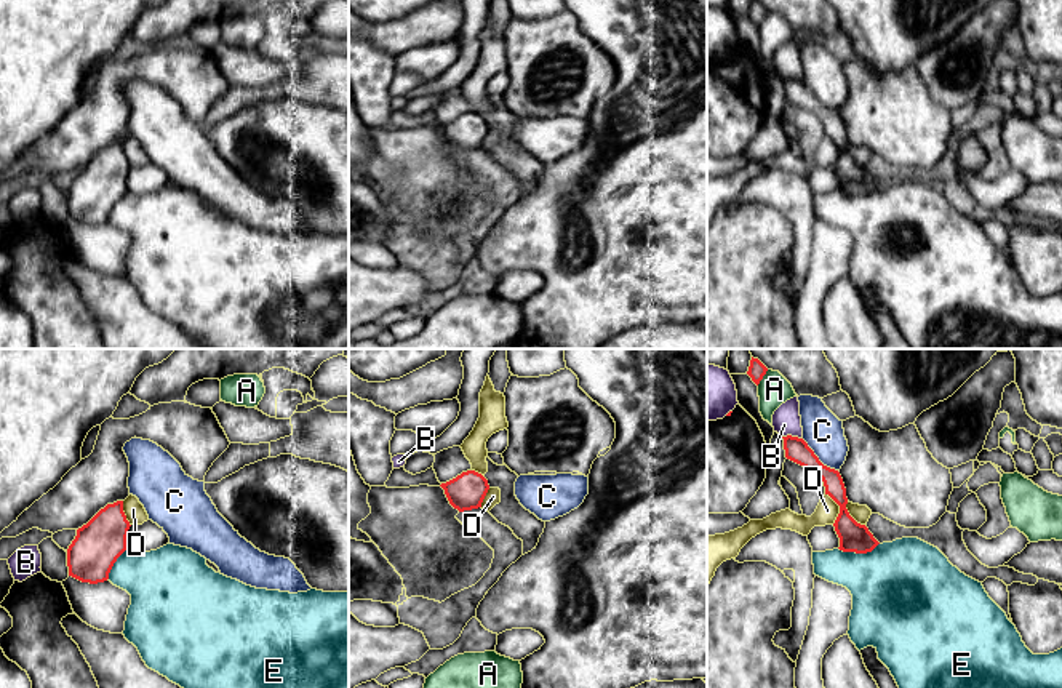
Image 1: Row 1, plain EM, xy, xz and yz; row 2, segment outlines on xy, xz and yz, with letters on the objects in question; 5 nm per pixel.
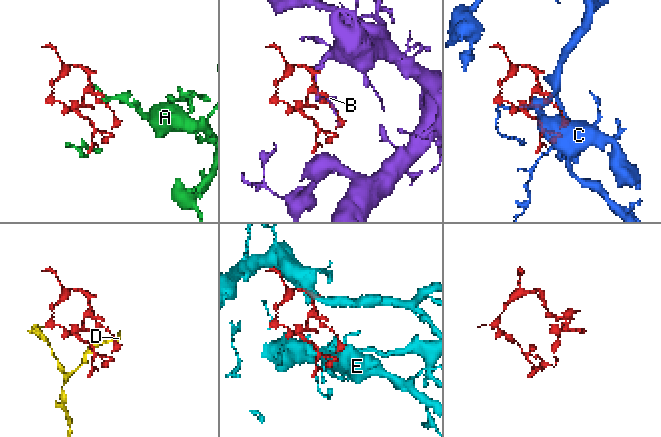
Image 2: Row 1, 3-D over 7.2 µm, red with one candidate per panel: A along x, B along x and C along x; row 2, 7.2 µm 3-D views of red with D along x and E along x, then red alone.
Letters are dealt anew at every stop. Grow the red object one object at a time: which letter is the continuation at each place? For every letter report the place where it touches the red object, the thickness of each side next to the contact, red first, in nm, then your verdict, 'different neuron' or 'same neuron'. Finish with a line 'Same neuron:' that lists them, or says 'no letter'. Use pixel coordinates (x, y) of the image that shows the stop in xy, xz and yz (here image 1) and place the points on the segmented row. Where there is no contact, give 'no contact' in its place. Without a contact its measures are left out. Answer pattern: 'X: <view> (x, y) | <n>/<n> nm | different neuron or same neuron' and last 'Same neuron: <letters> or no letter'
A: yz (762, 378) | 90/160 nm | different neuron
B: yz (790, 436) | 120/140 nm | different neuron
C: yz (818, 460) | 120/200 nm | different neuron
D: yz (840, 509) | 140/120 nm | different neuron
E: yz (858, 552) | 140/420 nm | different neuron
Same neuron: no letter

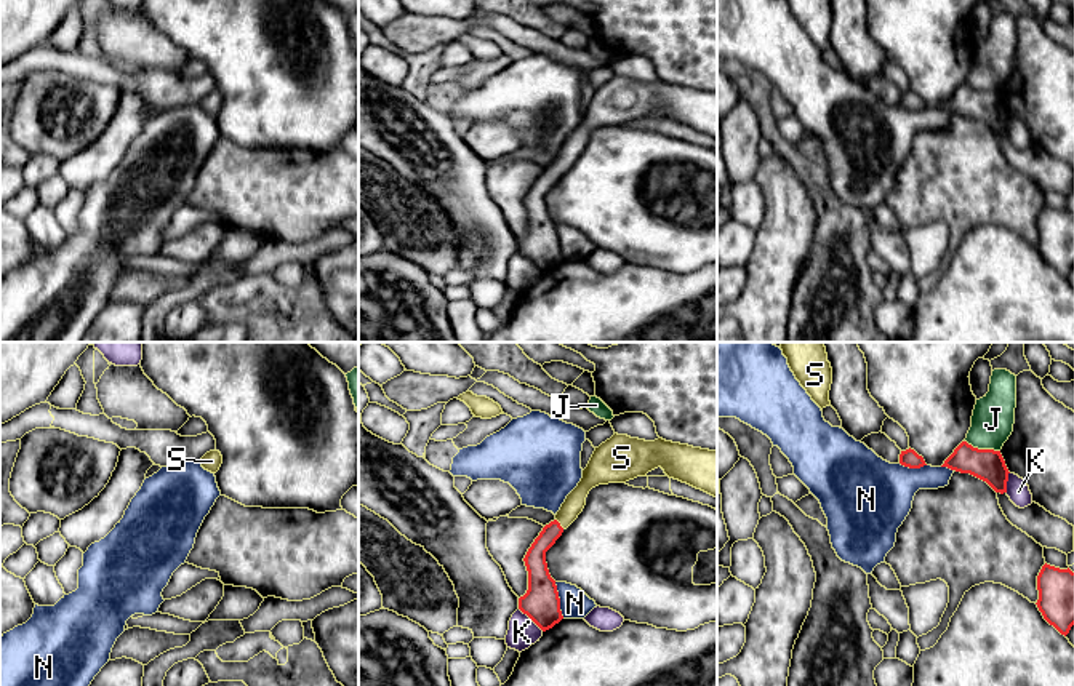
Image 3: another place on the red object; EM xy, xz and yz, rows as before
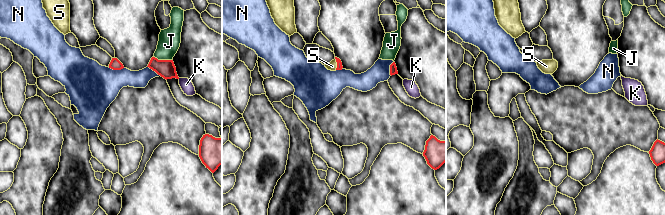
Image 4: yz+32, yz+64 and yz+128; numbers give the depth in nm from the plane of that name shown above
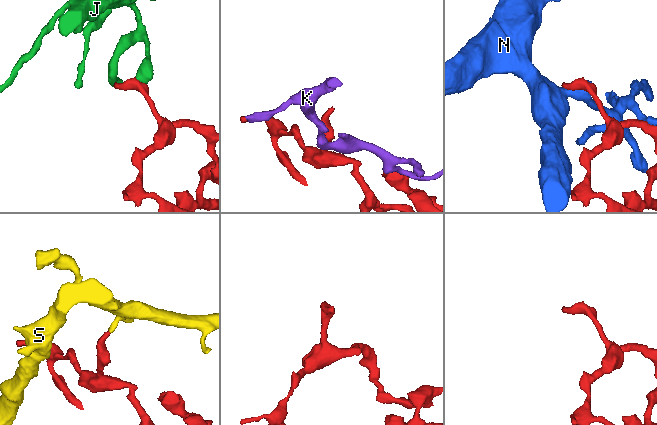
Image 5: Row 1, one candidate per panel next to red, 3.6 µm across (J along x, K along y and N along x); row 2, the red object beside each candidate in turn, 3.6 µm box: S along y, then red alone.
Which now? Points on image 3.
J: yz (983, 450) | 160/220 nm | different neuron
K: xz (532, 619) | 190/150 nm | different neuron
N: xz (559, 600) | 190/150 nm | different neuron
S: xz (559, 523) | 110/100 nm | different neuron
Same neuron: no letter

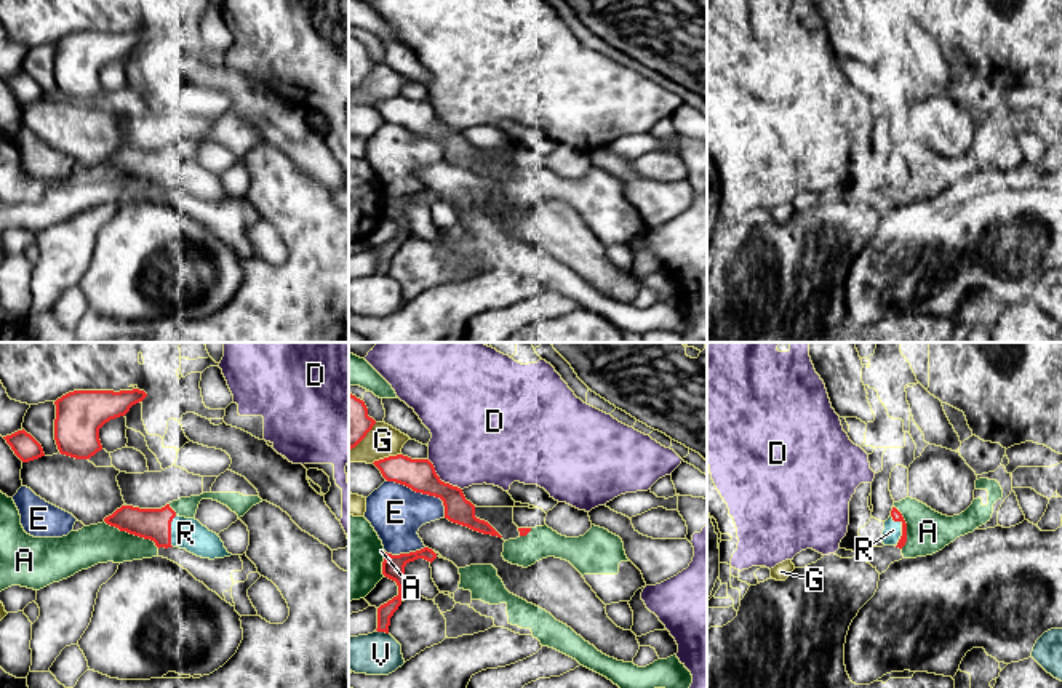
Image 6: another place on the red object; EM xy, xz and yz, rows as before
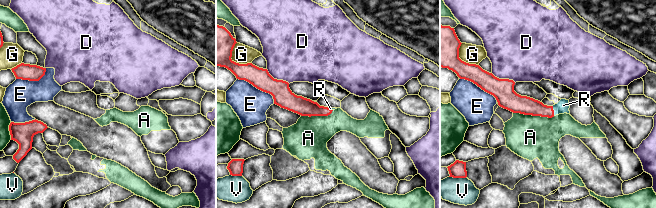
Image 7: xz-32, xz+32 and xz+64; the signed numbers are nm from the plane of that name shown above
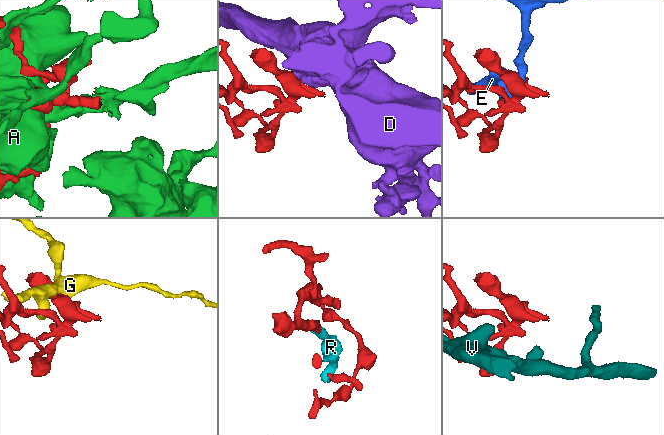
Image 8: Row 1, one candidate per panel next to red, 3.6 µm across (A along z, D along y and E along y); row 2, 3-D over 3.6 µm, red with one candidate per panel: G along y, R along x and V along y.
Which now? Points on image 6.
A: xy (131, 533) | 160/200 nm | different neuron
D: xz (440, 480) | 160/420 nm | different neuron
E: xz (421, 492) | 160/280 nm | different neuron
G: xz (386, 458) | 160/170 nm | different neuron
R: yz (902, 530) | 50/100 nm | same neuron
V: xz (383, 631) | 80/220 nm | different neuron
Same neuron: R

